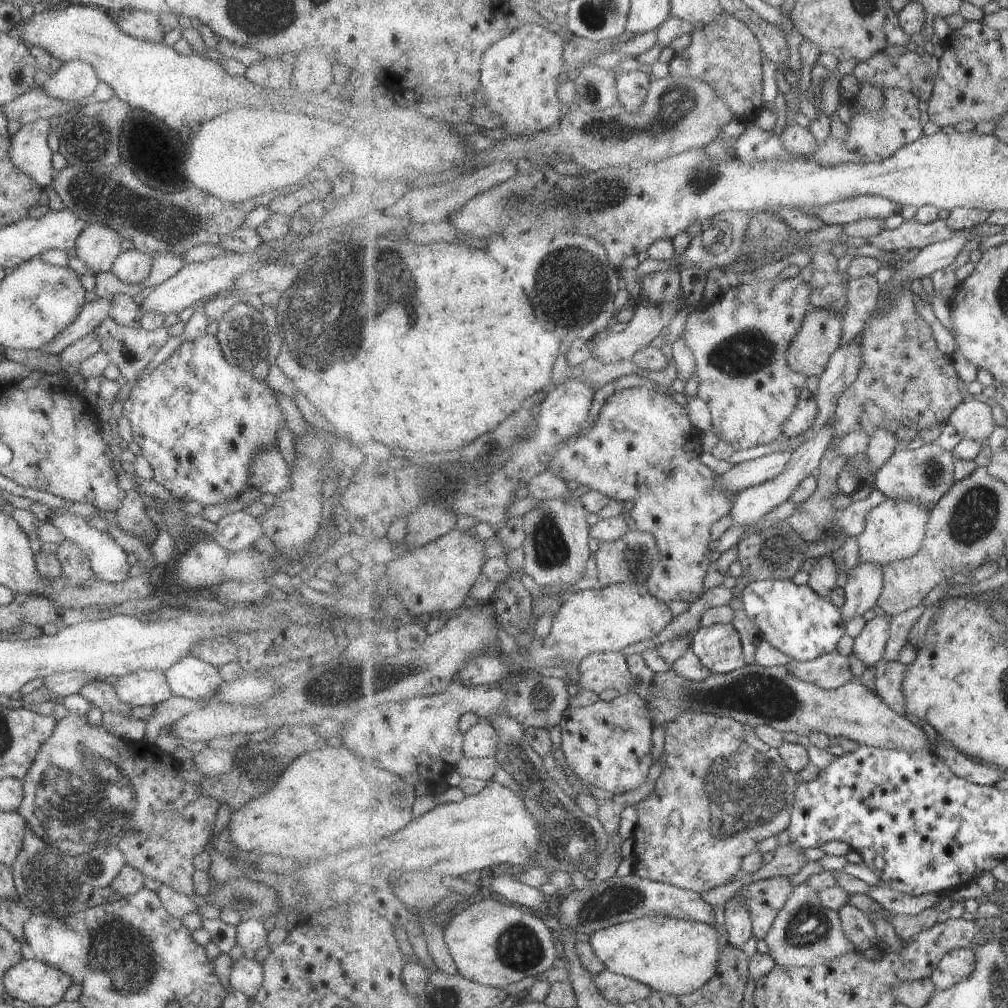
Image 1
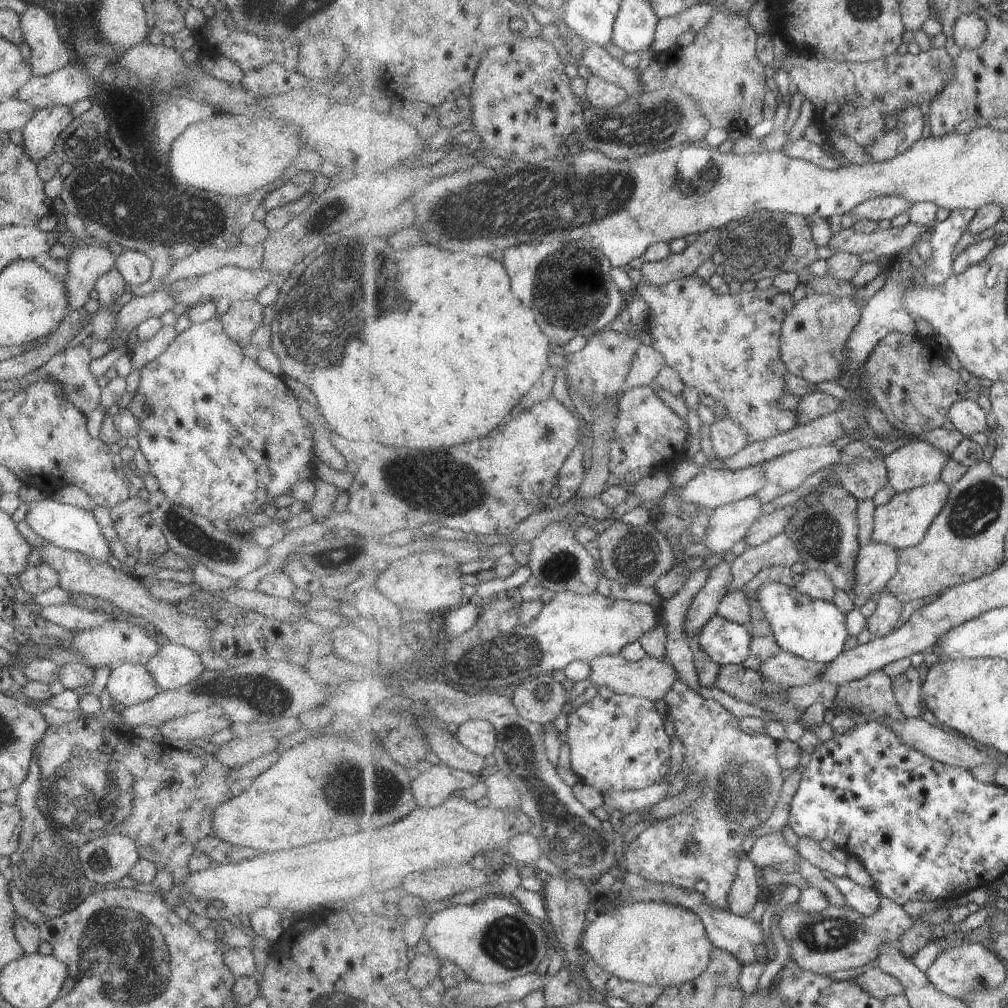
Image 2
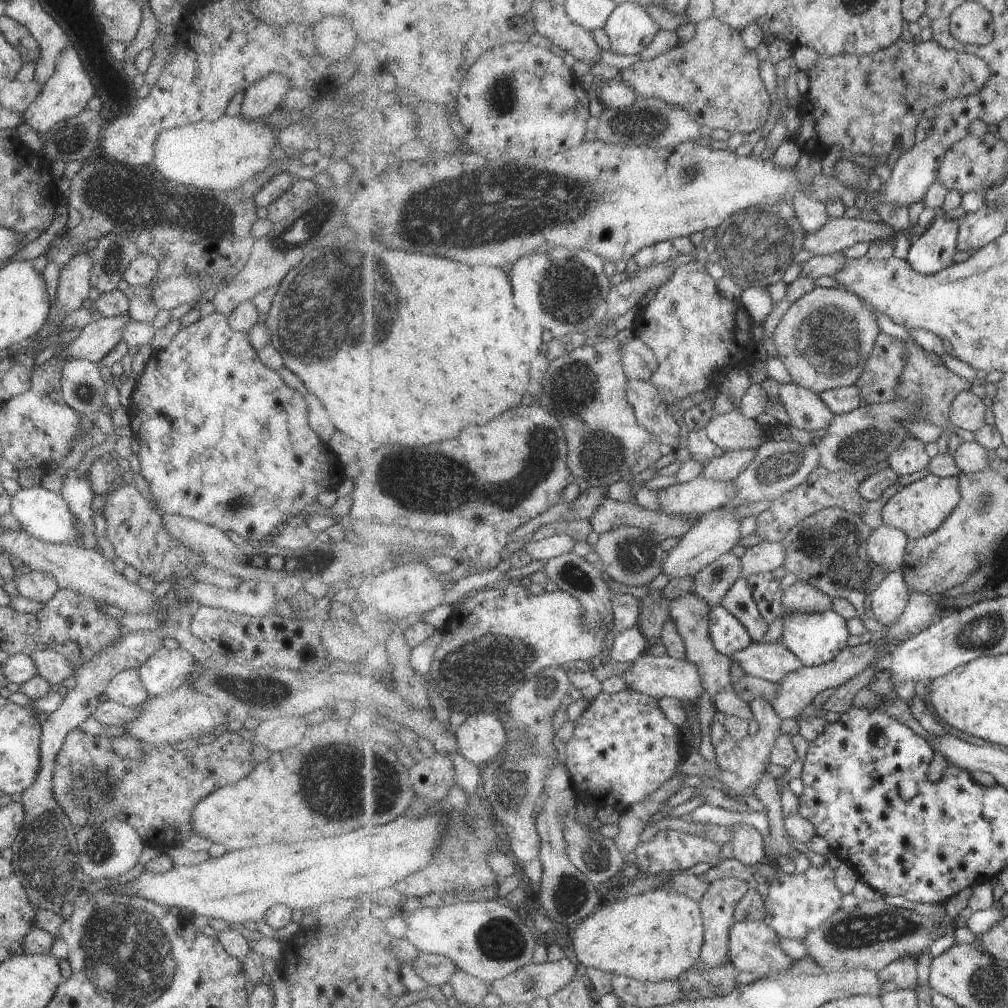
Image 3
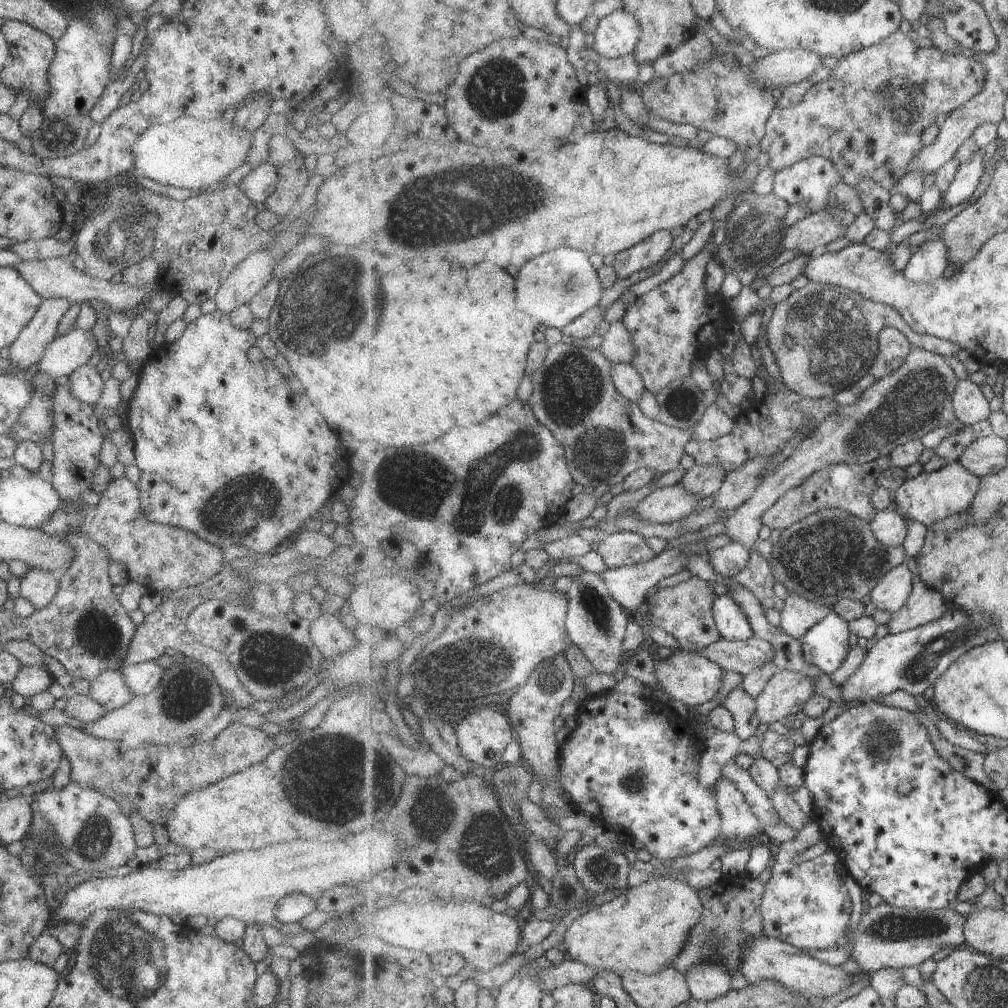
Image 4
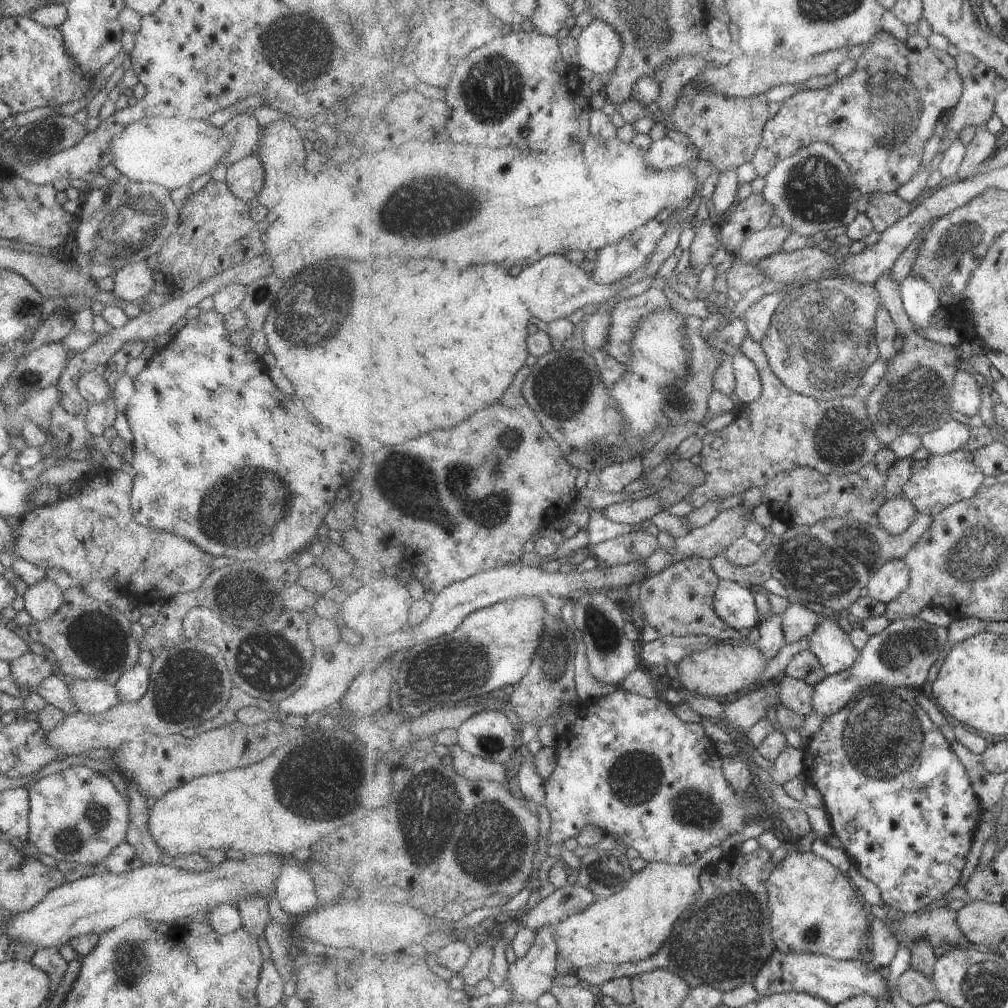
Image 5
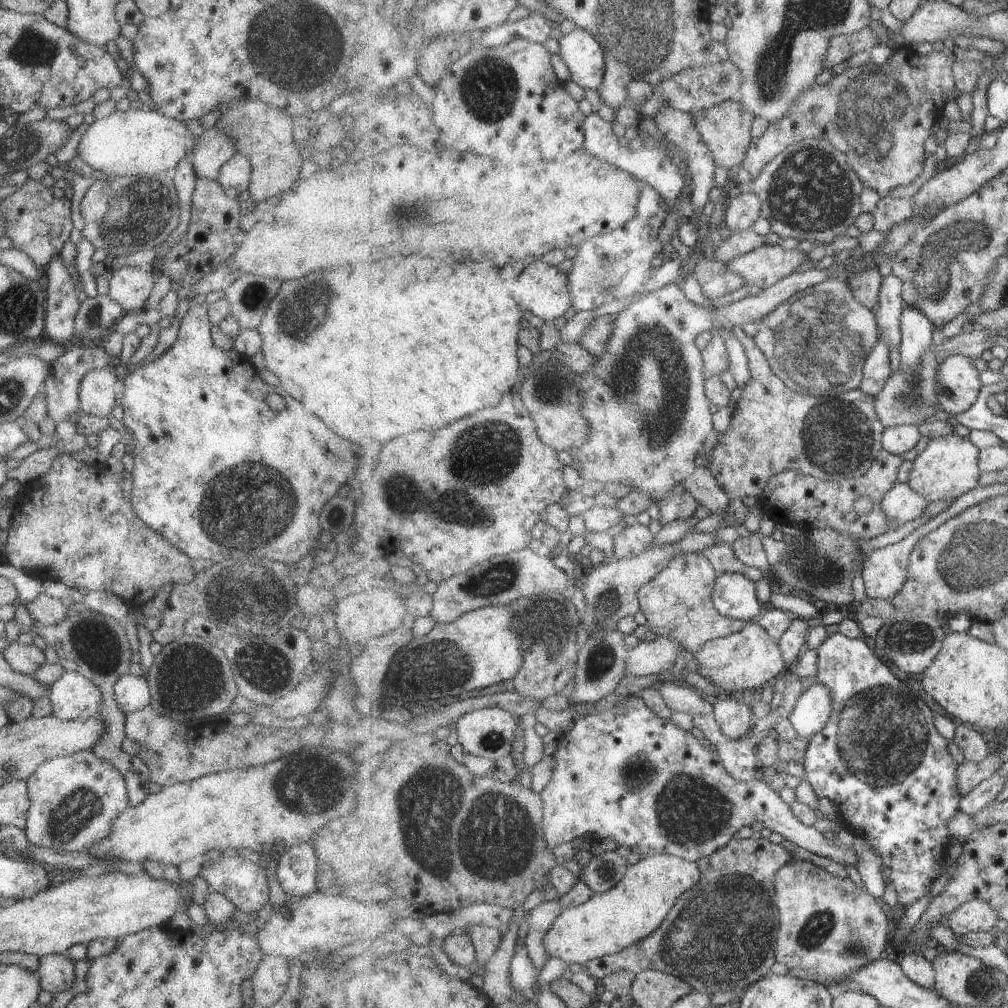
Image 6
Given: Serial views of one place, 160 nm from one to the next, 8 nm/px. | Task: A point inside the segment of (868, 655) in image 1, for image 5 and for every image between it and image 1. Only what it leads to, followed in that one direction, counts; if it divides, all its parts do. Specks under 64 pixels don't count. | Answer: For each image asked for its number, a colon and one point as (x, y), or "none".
2: (884, 620)
3: (889, 600)
4: (893, 592)
5: (888, 583)

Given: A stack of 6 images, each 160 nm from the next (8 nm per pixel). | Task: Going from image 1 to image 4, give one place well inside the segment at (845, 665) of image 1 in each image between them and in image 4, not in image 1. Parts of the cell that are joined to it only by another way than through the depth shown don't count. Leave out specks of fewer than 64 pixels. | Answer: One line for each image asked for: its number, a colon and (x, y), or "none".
2: (786, 669)
3: (773, 662)
4: (745, 656)

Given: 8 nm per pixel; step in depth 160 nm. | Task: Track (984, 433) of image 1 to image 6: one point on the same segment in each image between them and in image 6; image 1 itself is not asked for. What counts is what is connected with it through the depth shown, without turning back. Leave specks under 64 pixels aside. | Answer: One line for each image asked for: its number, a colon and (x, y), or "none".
2: (969, 417)
3: (968, 412)
4: (971, 407)
5: (966, 395)
6: (958, 383)

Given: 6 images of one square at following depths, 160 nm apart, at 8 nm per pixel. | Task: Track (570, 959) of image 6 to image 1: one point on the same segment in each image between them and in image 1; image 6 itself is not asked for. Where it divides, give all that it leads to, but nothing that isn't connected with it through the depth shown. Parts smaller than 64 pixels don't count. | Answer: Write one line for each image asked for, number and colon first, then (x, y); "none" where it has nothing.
1: (677, 957)
2: (654, 943)
3: (658, 935)
4: (644, 930)
5: (632, 925)

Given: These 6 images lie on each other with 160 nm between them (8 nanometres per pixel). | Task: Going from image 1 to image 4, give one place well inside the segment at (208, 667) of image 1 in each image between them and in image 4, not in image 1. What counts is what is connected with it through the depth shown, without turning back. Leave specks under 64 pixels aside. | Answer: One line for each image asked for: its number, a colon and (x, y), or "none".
2: (172, 665)
3: (165, 670)
4: (141, 678)

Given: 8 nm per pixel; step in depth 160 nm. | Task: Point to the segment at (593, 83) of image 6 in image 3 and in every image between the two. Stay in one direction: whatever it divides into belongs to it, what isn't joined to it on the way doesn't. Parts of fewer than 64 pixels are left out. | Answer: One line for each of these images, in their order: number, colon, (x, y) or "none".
3: (630, 29)
4: (617, 35)
5: (599, 49)

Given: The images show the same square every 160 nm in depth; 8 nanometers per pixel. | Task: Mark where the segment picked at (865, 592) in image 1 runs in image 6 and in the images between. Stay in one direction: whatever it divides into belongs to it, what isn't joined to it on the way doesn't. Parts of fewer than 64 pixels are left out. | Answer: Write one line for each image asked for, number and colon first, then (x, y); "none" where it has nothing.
2: (877, 563)
3: (887, 546)
4: (890, 529)
5: (898, 514)
6: (901, 503)

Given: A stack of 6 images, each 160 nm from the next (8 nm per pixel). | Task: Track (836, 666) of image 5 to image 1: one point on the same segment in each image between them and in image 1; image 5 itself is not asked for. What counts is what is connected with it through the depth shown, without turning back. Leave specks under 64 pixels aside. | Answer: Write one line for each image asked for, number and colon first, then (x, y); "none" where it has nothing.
1: (796, 620)
2: (816, 630)
3: (816, 639)
4: (826, 645)

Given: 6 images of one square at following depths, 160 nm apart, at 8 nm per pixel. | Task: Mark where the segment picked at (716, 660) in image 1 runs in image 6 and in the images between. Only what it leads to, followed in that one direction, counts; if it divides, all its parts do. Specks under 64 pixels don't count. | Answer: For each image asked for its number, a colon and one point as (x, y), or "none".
2: (727, 642)
3: (729, 635)
4: (733, 624)
5: (735, 603)
6: (735, 597)

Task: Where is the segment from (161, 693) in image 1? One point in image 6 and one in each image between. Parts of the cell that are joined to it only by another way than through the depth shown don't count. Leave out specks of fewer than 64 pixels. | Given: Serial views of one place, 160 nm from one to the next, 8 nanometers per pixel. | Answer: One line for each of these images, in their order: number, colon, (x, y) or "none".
2: (128, 684)
3: (124, 688)
4: (108, 689)
5: (90, 696)
6: (72, 696)

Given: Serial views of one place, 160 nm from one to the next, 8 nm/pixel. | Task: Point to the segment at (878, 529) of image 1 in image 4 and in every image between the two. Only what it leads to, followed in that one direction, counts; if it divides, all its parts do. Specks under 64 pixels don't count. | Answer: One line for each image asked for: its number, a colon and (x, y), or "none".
2: (903, 523)
3: (919, 509)
4: (929, 497)

